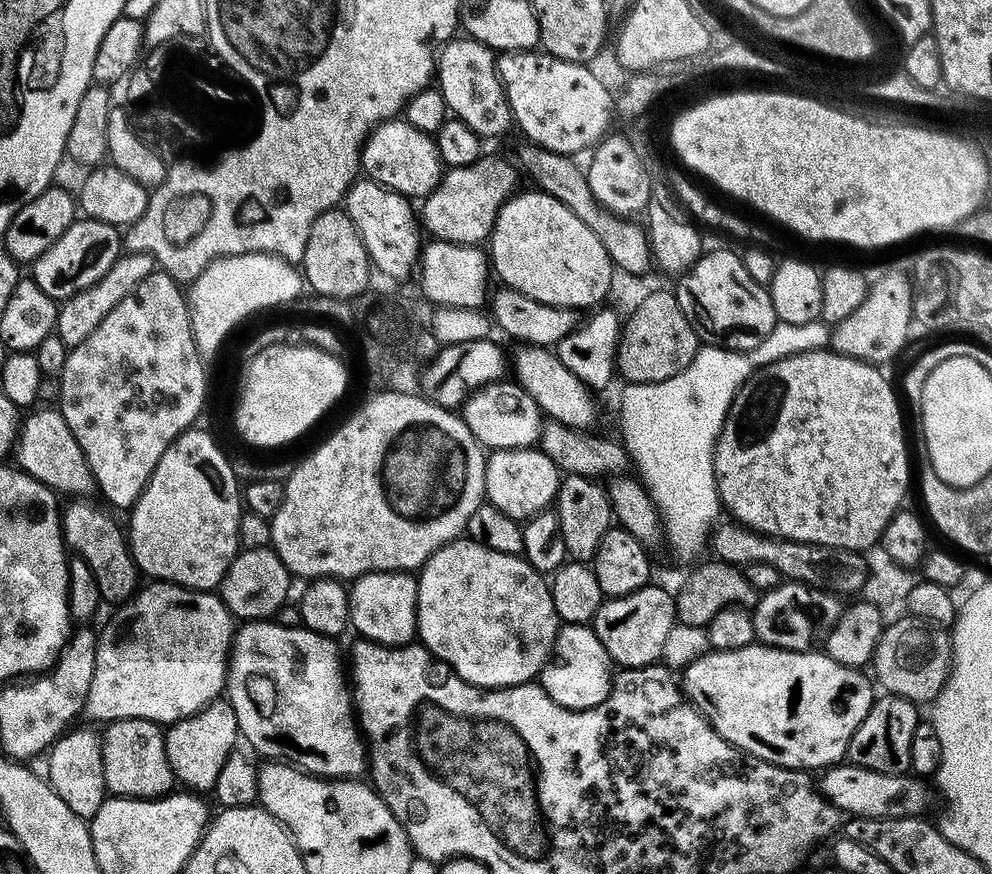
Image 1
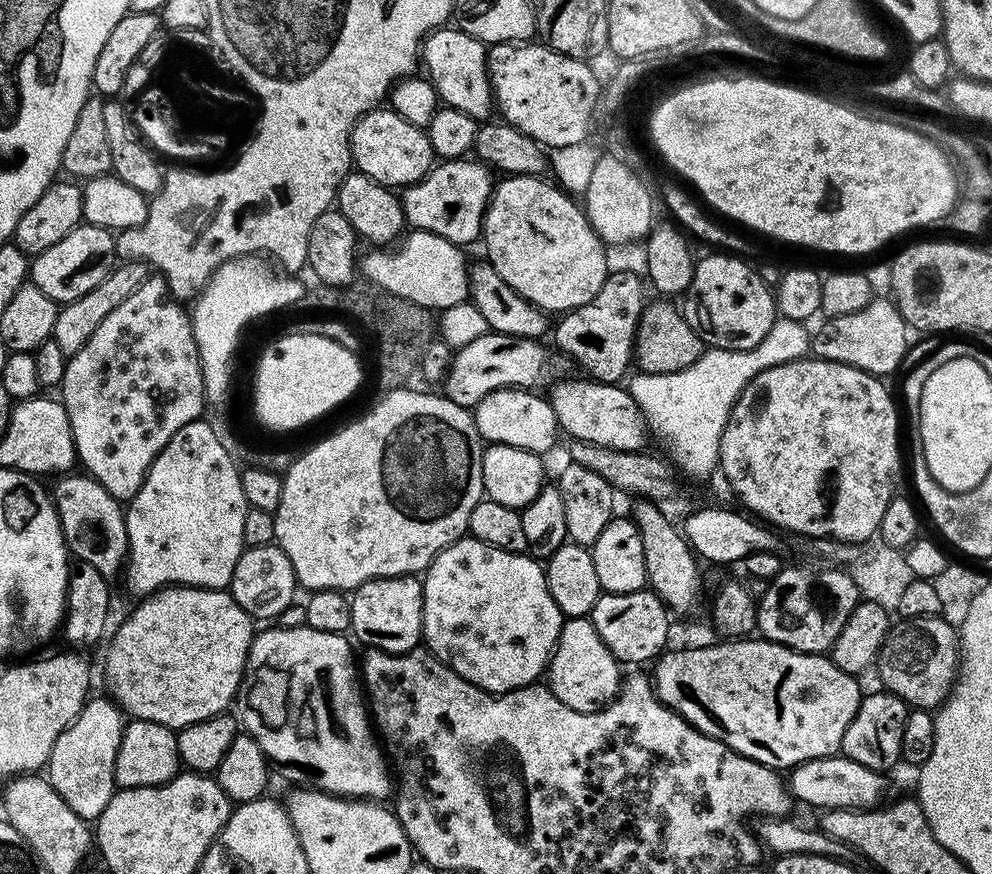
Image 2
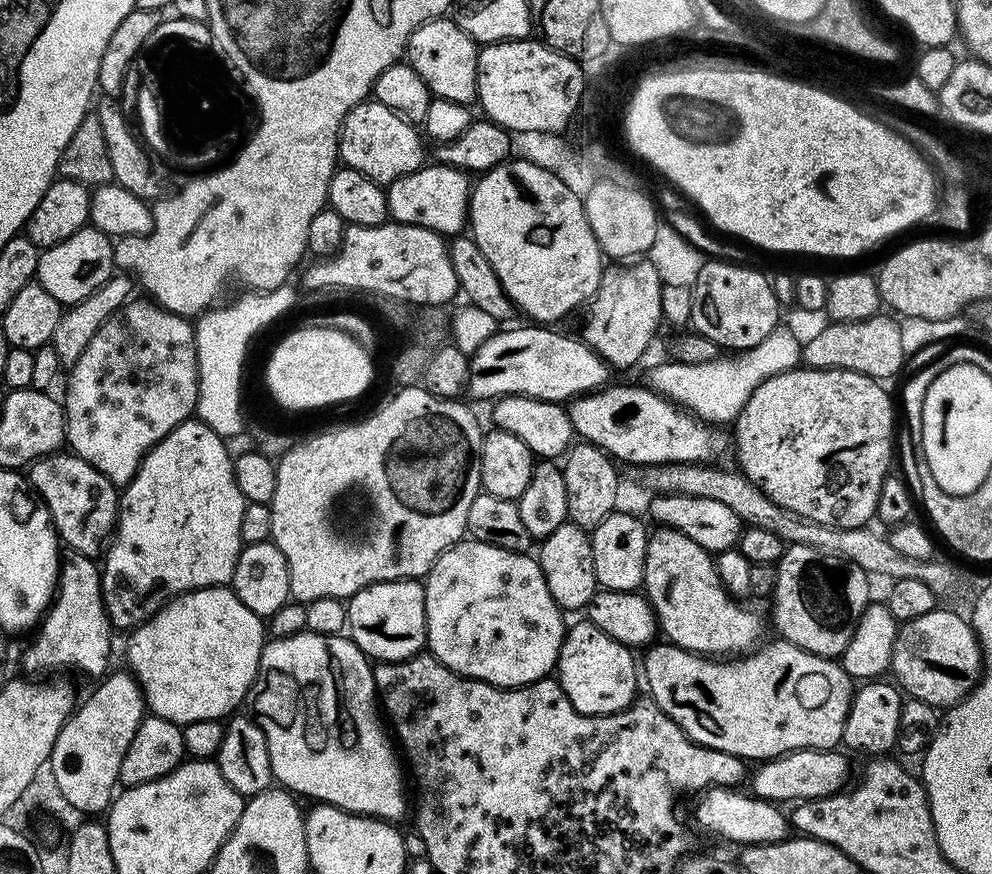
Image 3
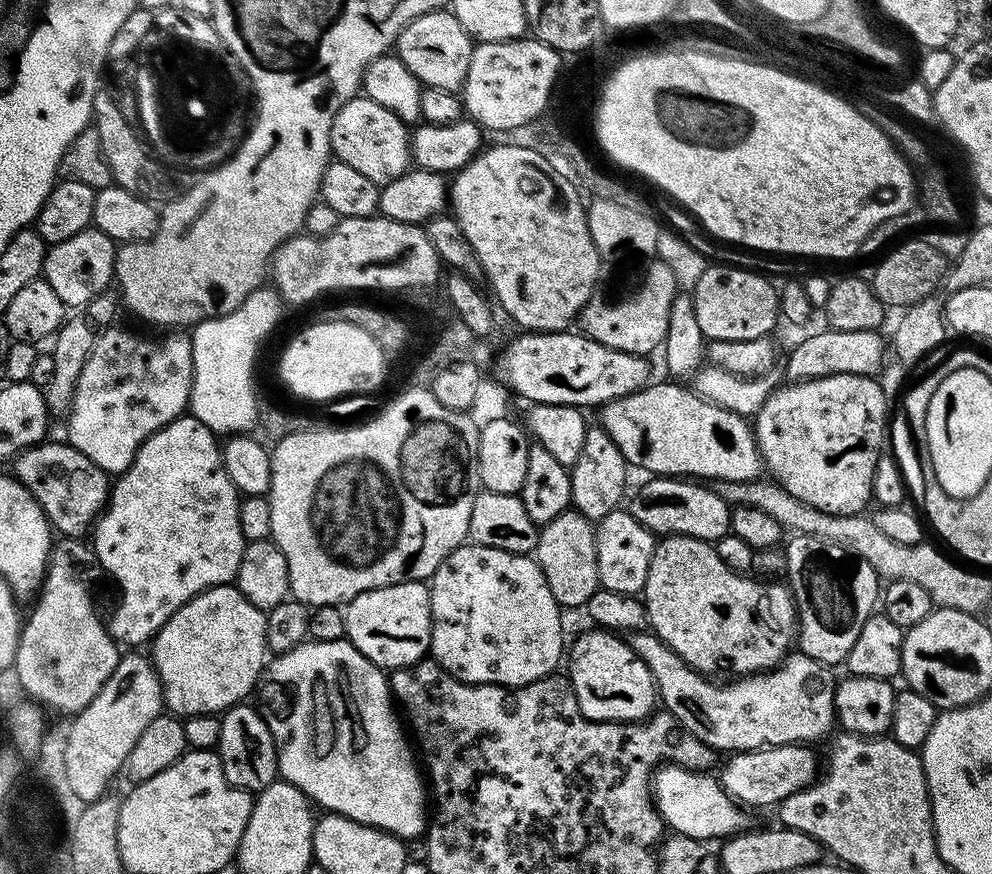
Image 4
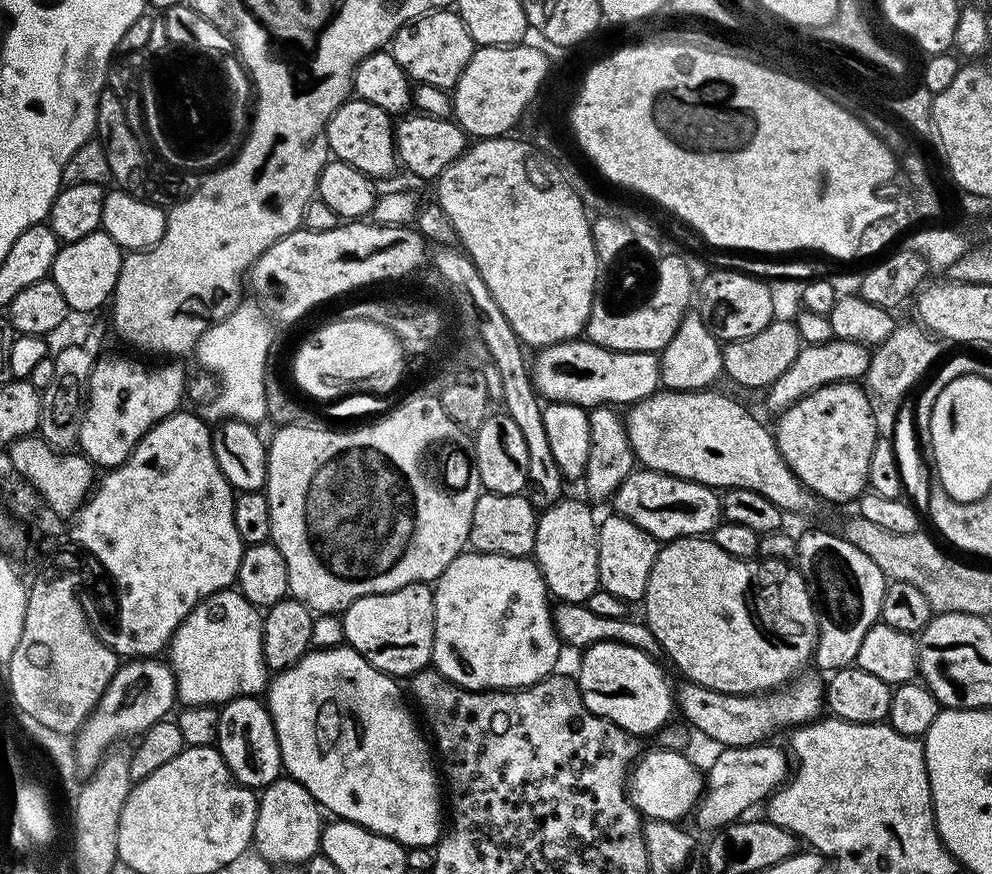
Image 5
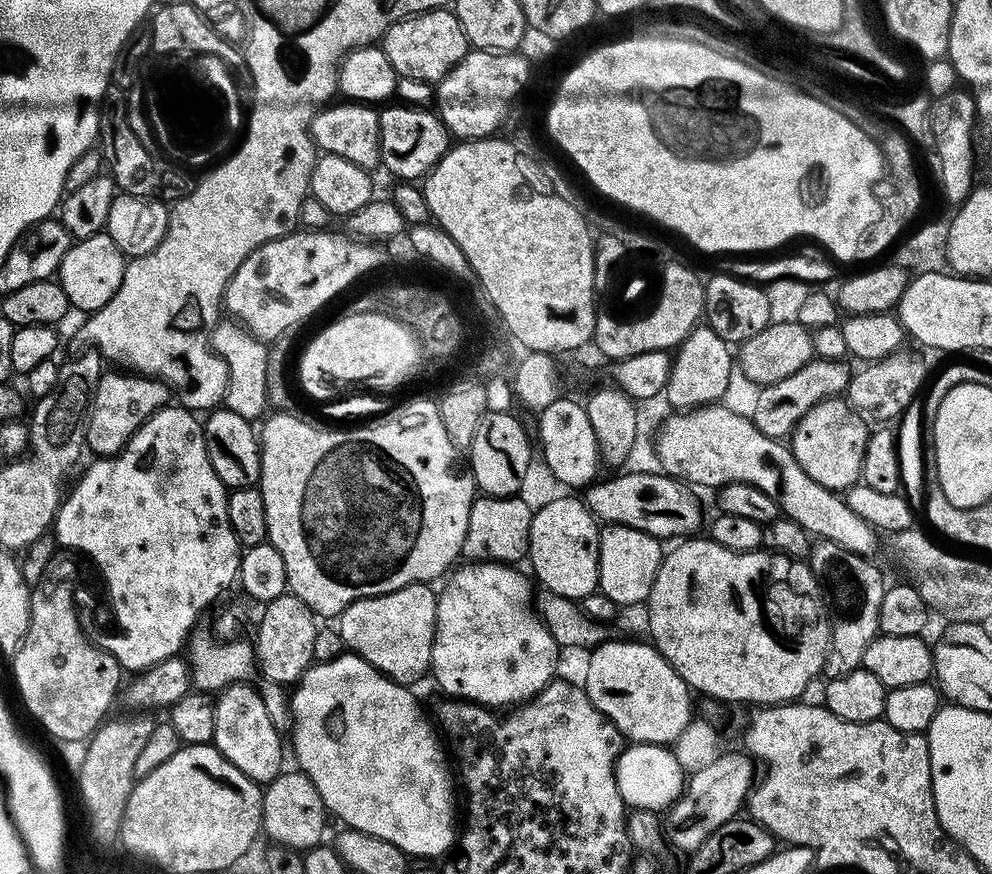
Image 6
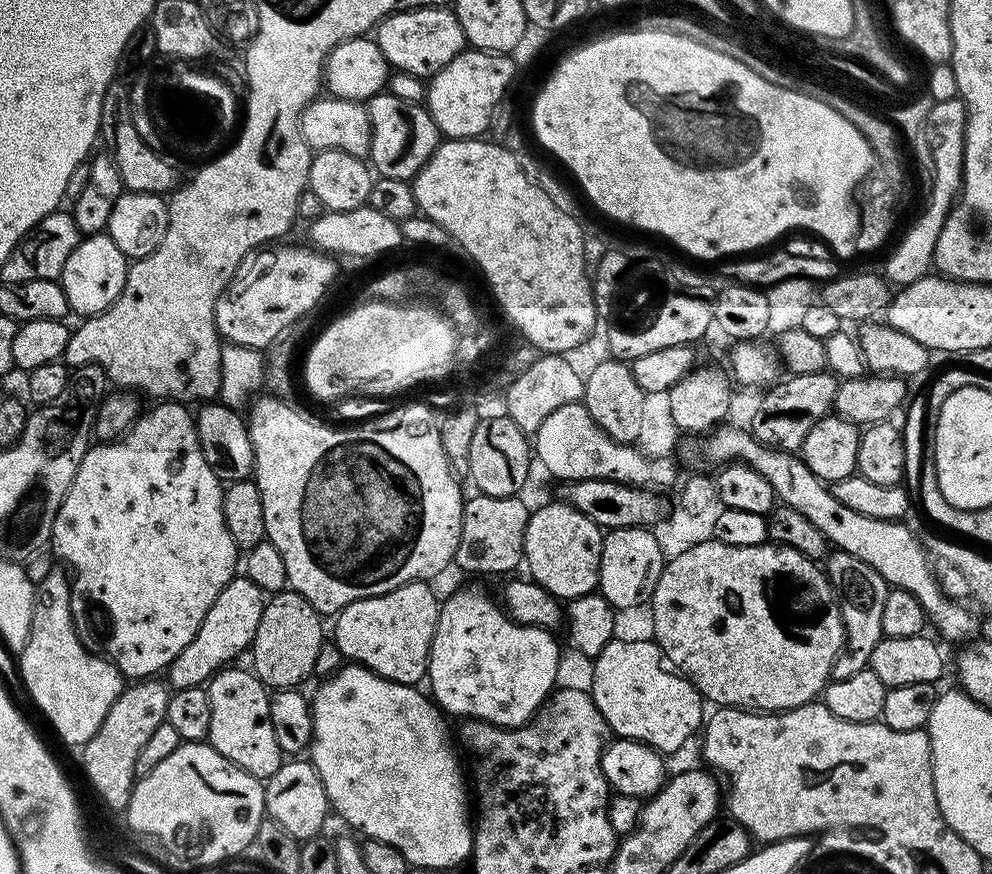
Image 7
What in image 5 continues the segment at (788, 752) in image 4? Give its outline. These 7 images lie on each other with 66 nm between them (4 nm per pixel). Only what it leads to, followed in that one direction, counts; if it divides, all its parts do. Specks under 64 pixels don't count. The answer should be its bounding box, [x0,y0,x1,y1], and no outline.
[694,742,790,834]

